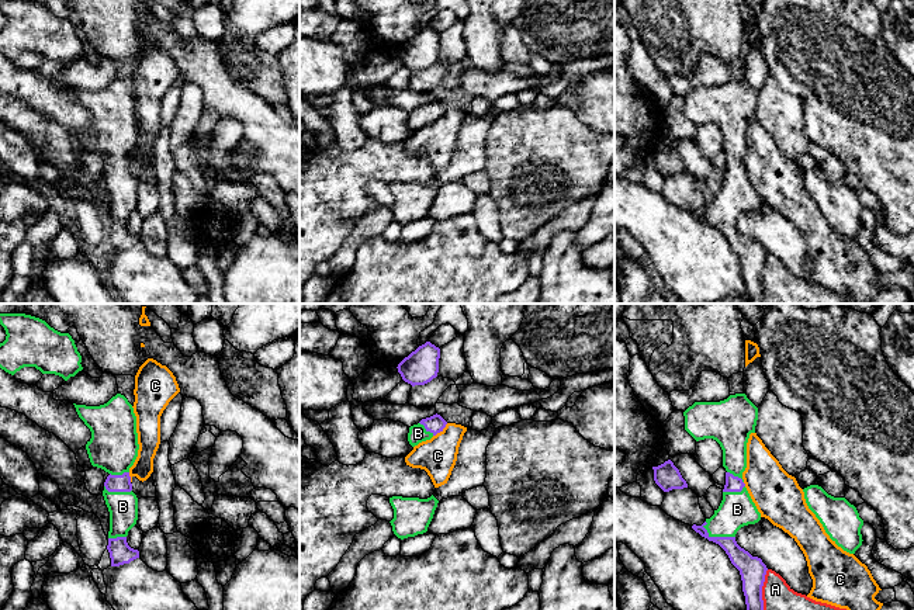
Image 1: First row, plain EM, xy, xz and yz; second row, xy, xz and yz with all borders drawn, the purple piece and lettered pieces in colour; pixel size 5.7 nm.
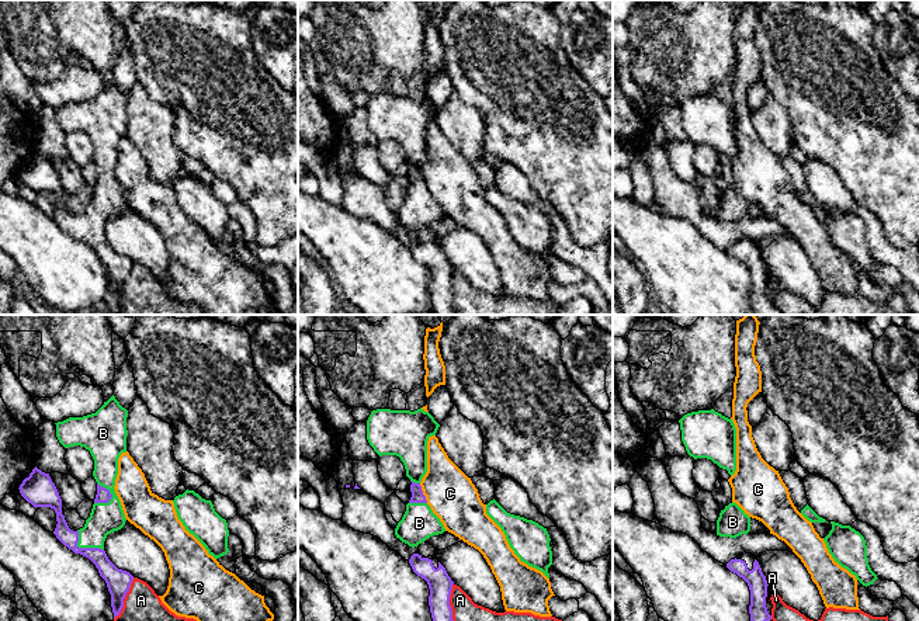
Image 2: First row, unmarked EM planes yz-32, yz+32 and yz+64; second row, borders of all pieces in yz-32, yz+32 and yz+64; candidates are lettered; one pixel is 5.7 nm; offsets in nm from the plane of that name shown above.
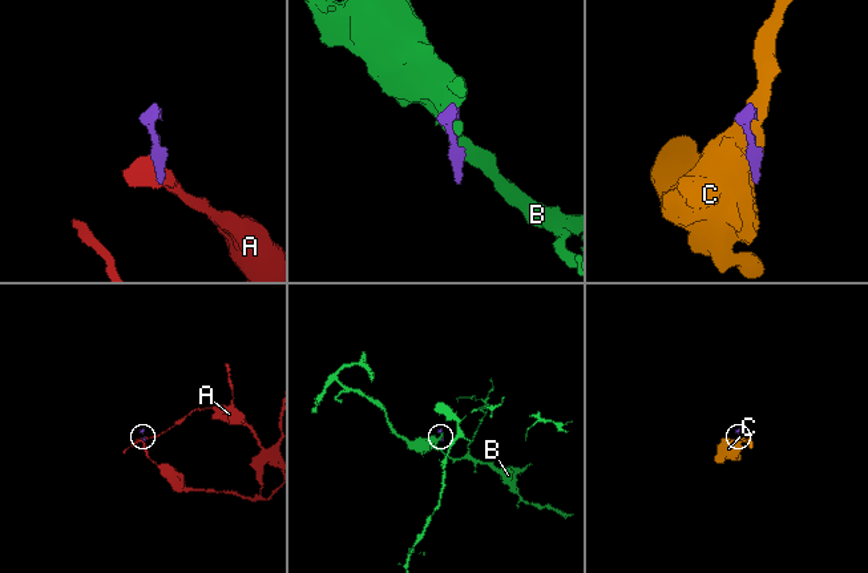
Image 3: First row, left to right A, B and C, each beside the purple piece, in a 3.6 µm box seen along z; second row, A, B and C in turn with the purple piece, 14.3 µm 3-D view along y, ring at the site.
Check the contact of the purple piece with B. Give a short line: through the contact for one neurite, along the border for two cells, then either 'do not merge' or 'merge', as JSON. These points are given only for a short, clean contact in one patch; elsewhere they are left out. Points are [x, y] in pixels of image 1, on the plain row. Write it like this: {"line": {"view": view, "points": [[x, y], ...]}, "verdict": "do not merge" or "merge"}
{"verdict": "merge"}

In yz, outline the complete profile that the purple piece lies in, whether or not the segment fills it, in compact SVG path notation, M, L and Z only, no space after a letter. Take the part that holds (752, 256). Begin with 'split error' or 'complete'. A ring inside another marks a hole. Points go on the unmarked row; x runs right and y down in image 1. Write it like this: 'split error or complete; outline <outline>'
split error; outline M735 79L720 87L695 87L683 101L685 115L696 126L713 124L720 129L727 156L719 194L702 211L693 209L692 214L726 236L741 260L747 302L764 304L762 271L768 253L761 243L752 242L735 226L741 212L761 205L742 164L747 128L749 119L755 118L758 93L745 79Z

